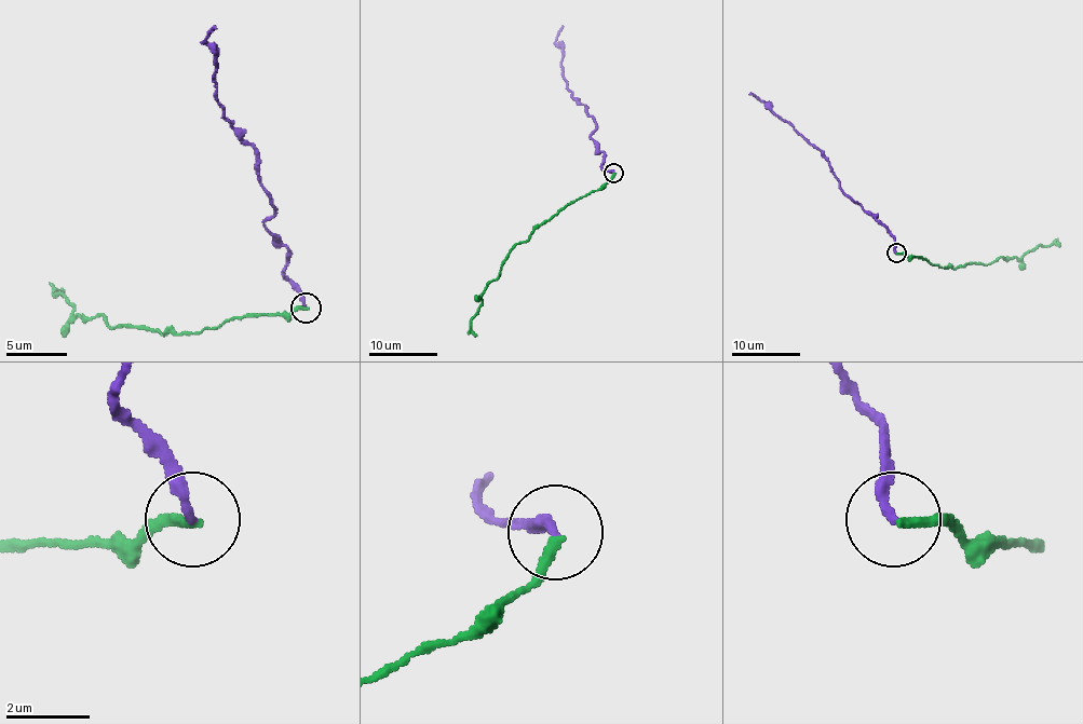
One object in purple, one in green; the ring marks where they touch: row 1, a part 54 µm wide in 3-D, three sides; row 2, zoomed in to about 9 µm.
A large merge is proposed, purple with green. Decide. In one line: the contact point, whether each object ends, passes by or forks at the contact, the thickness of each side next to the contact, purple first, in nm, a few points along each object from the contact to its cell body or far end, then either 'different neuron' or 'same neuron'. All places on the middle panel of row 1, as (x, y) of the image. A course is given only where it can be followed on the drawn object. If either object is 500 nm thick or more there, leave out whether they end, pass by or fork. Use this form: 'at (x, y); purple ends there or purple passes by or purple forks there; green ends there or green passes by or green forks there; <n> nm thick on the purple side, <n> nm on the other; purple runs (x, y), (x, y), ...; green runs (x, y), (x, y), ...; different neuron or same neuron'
at (613, 173); purple ends there; green ends there; 240 nm thick on the purple side, 240 nm on the other; purple runs (613, 173), (601, 167), (603, 153), (591, 137), (596, 123), (564, 77), (556, 40), (562, 25); green runs (613, 173), (599, 188), (573, 200), (514, 246), (471, 320), (476, 336); different neuron

